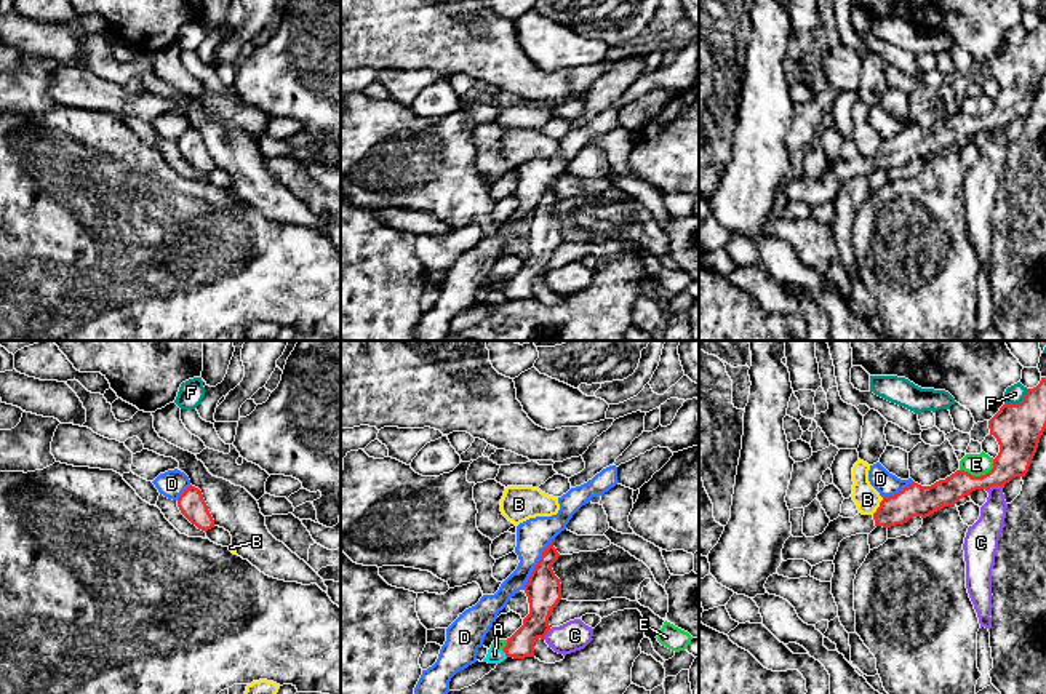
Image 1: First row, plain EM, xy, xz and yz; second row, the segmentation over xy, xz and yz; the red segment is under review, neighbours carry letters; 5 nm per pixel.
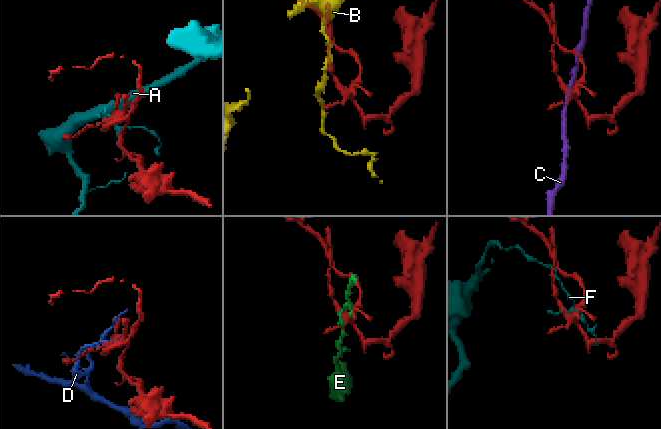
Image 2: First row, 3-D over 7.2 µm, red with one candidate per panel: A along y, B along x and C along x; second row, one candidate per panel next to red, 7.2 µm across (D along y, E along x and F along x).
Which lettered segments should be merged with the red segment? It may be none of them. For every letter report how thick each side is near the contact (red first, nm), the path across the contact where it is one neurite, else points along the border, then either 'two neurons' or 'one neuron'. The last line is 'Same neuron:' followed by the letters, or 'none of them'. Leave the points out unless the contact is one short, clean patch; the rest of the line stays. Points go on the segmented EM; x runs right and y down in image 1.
A: 140/80 nm | two neurons
B: 160/130 nm | two neurons
C: 190/150 nm | two neurons
D: 180/170 nm | along xz (554, 538), (522, 589) | two neurons
E: 190/110 nm | along yz (994, 459), (994, 466), (979, 475), (971, 475), (960, 469) | two neurons
F: 240/90 nm | two neurons
Same neuron: none of them

